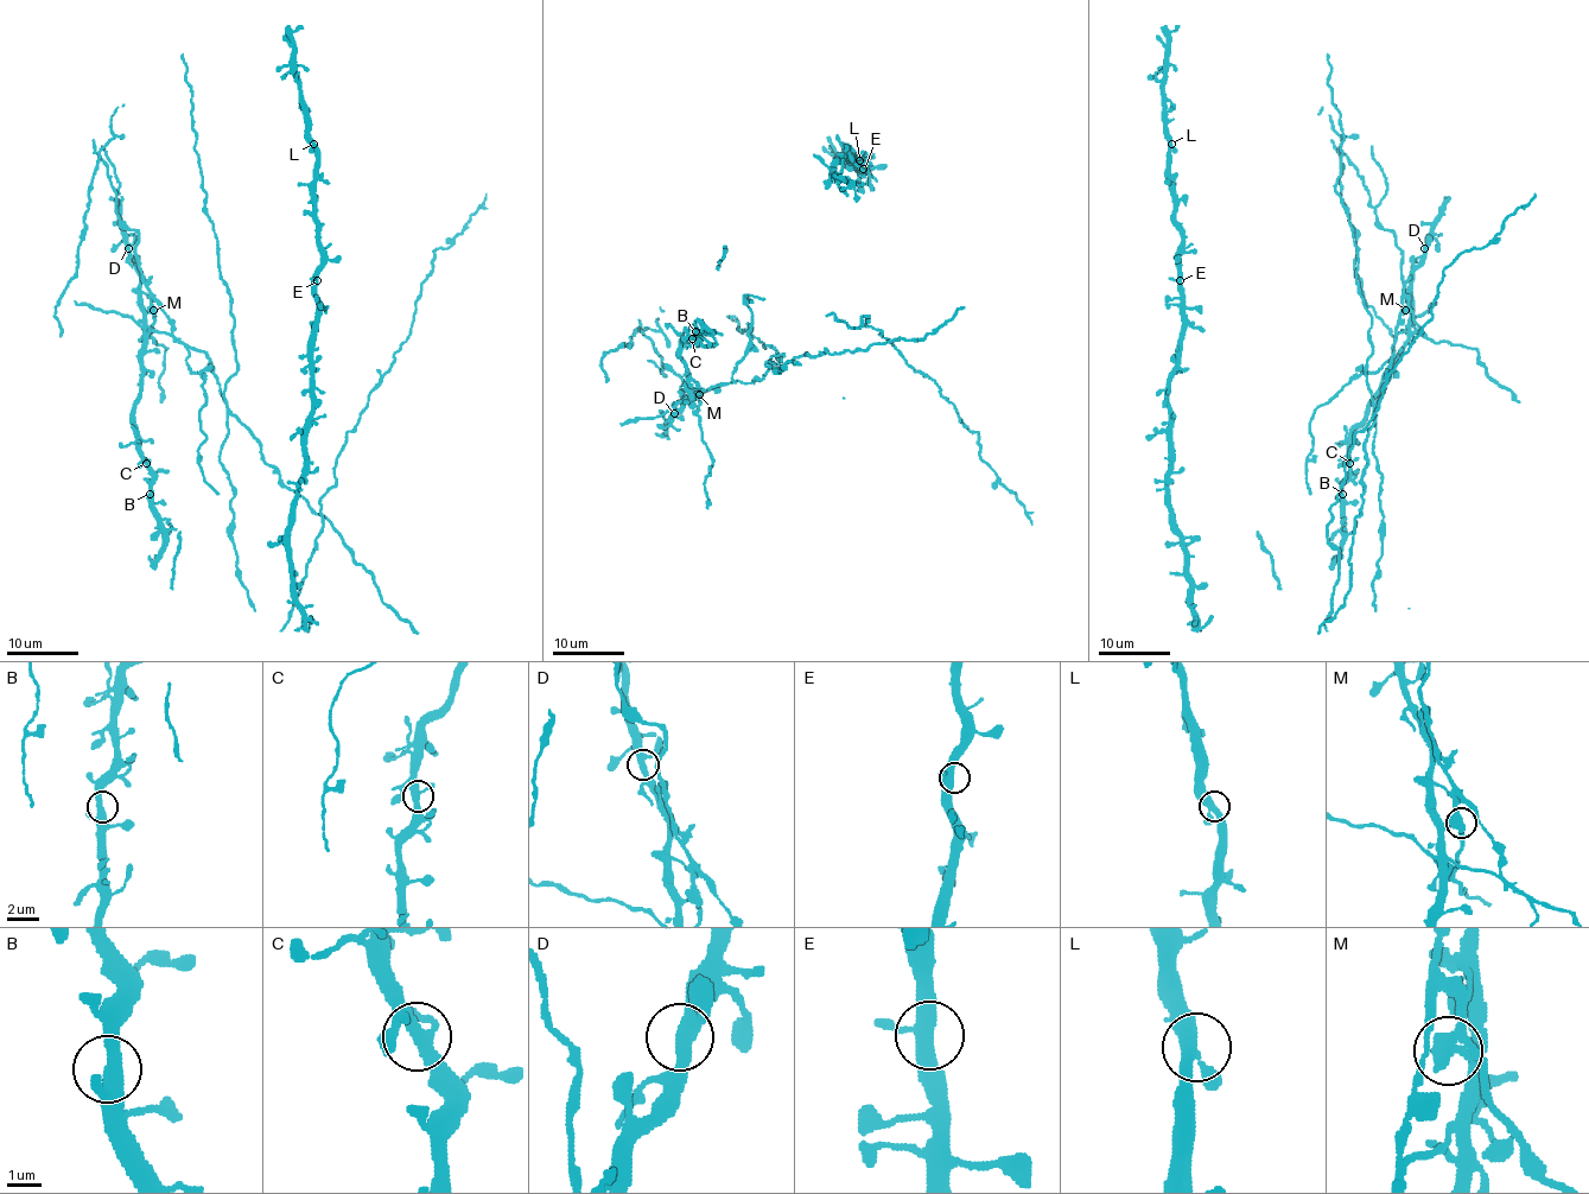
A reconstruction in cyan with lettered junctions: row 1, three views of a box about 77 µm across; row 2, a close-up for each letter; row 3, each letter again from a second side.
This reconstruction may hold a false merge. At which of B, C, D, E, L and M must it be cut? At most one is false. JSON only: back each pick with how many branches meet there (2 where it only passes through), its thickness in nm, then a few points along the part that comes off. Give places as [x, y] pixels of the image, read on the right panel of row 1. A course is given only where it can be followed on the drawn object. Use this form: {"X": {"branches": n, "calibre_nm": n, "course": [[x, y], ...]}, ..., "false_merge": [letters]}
{"M": {"branches": 3, "calibre_nm": 360}, "false_merge": ["M"]}

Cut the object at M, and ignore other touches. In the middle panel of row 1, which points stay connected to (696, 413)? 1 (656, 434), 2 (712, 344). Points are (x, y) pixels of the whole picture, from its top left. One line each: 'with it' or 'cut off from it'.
1: cut off from it
2: cut off from it

